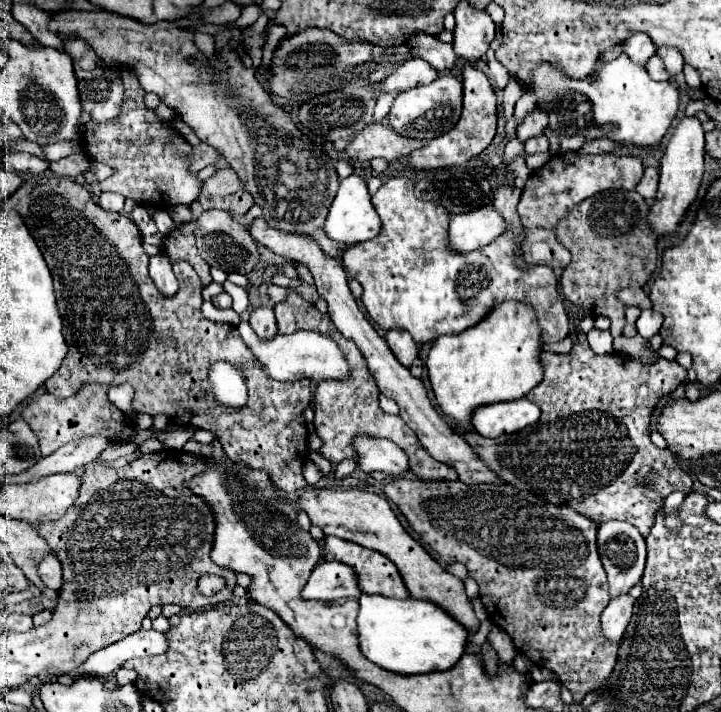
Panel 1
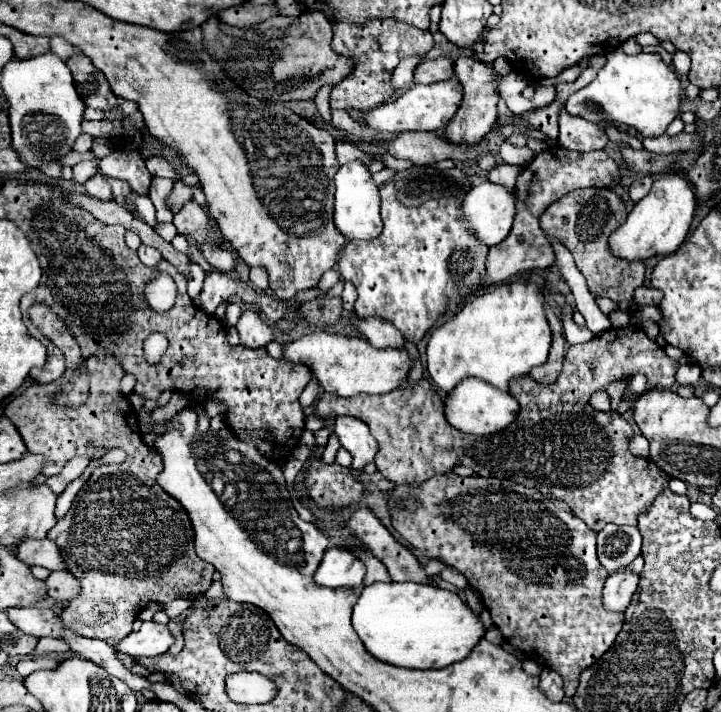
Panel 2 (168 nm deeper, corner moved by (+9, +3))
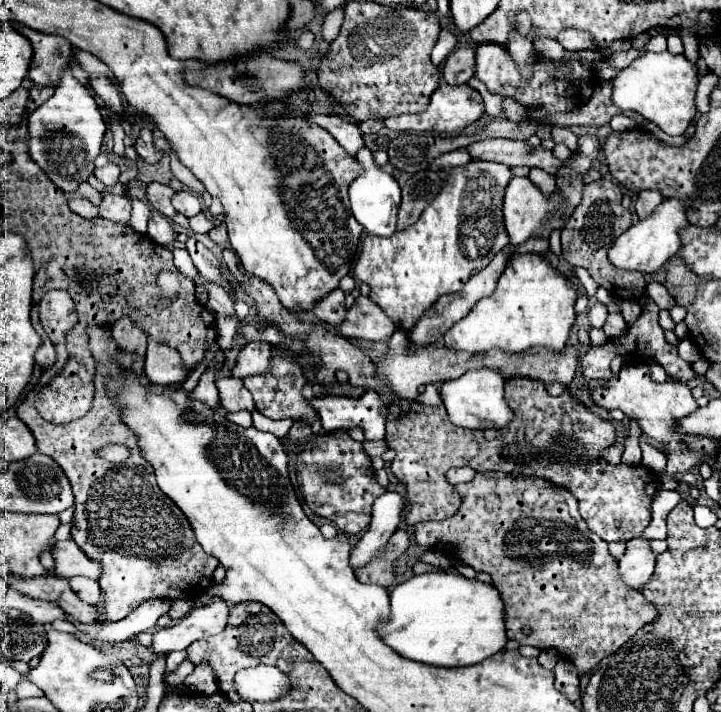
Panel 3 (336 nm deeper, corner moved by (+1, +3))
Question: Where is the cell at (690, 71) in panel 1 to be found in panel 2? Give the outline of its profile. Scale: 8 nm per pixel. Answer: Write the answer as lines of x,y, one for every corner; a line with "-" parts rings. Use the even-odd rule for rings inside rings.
676,51
672,57
672,63
678,75
686,75
690,71
690,57
684,51

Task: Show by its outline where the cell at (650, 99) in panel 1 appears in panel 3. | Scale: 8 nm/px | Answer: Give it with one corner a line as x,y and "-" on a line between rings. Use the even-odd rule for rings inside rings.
644,53
640,59
632,61
630,67
622,69
616,79
612,79
614,91
612,101
624,111
634,111
644,119
656,123
668,135
684,135
688,125
696,115
696,89
698,89
698,67
690,63
684,55

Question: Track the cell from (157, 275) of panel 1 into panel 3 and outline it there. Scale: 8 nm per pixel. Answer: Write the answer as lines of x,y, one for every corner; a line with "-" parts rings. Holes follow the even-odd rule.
152,209
150,219
148,219
148,237
158,245
168,245
168,243
176,241
176,235
172,233
172,225
156,209

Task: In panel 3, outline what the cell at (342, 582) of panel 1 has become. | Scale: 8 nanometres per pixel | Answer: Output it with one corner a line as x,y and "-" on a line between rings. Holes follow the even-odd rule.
386,491
374,501
372,523
350,553
350,565
354,569
364,567
372,557
378,555
378,551
386,545
390,535
398,529
406,505
406,497
396,491

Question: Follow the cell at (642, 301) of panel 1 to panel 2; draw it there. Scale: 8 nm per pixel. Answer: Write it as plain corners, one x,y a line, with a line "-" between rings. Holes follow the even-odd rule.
638,287
634,293
634,303
638,305
658,305
662,299
662,295
658,293
658,289
652,287

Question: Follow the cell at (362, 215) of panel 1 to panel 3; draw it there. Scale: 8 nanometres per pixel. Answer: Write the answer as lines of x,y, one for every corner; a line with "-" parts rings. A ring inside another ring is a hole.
366,146
358,149
356,159
364,165
364,173
352,181
350,185
350,205
352,205
352,213
356,217
356,221
360,225
364,225
364,229
372,235
380,235
380,237
390,237
396,231
396,217
398,217
398,209
400,209
400,185
398,181
382,171
374,159
372,159
372,151

